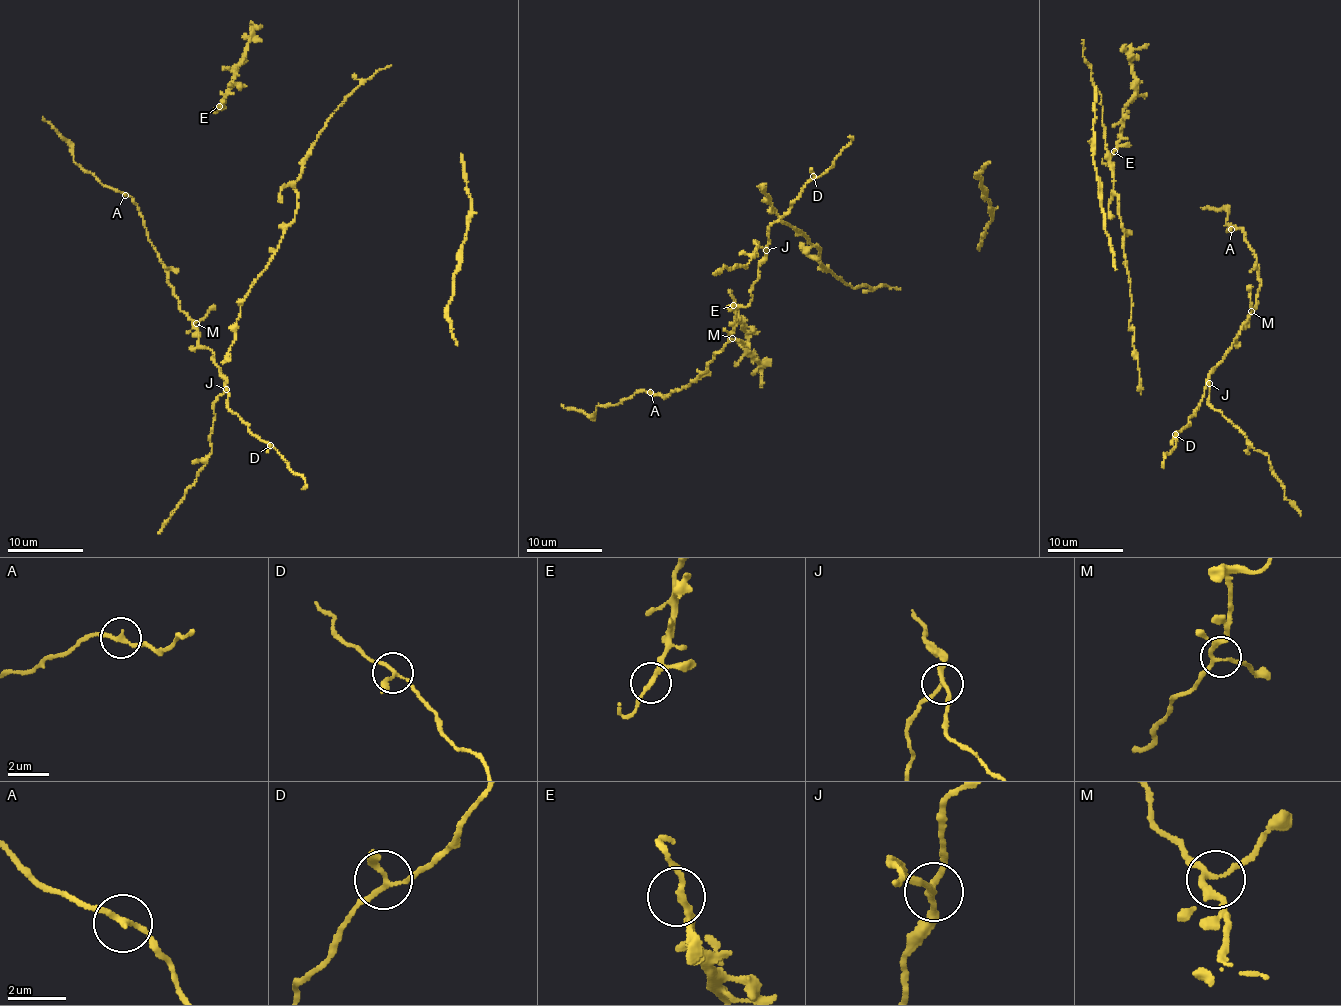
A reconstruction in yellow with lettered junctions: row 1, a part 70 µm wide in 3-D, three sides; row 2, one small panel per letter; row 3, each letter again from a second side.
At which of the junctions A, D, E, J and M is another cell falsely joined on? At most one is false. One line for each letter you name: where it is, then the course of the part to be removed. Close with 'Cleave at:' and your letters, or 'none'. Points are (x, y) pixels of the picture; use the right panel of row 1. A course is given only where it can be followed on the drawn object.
J: (1209, 383) | (1210, 383), (1211, 405), (1269, 457), (1284, 494), (1300, 516)
Cleave at: J

